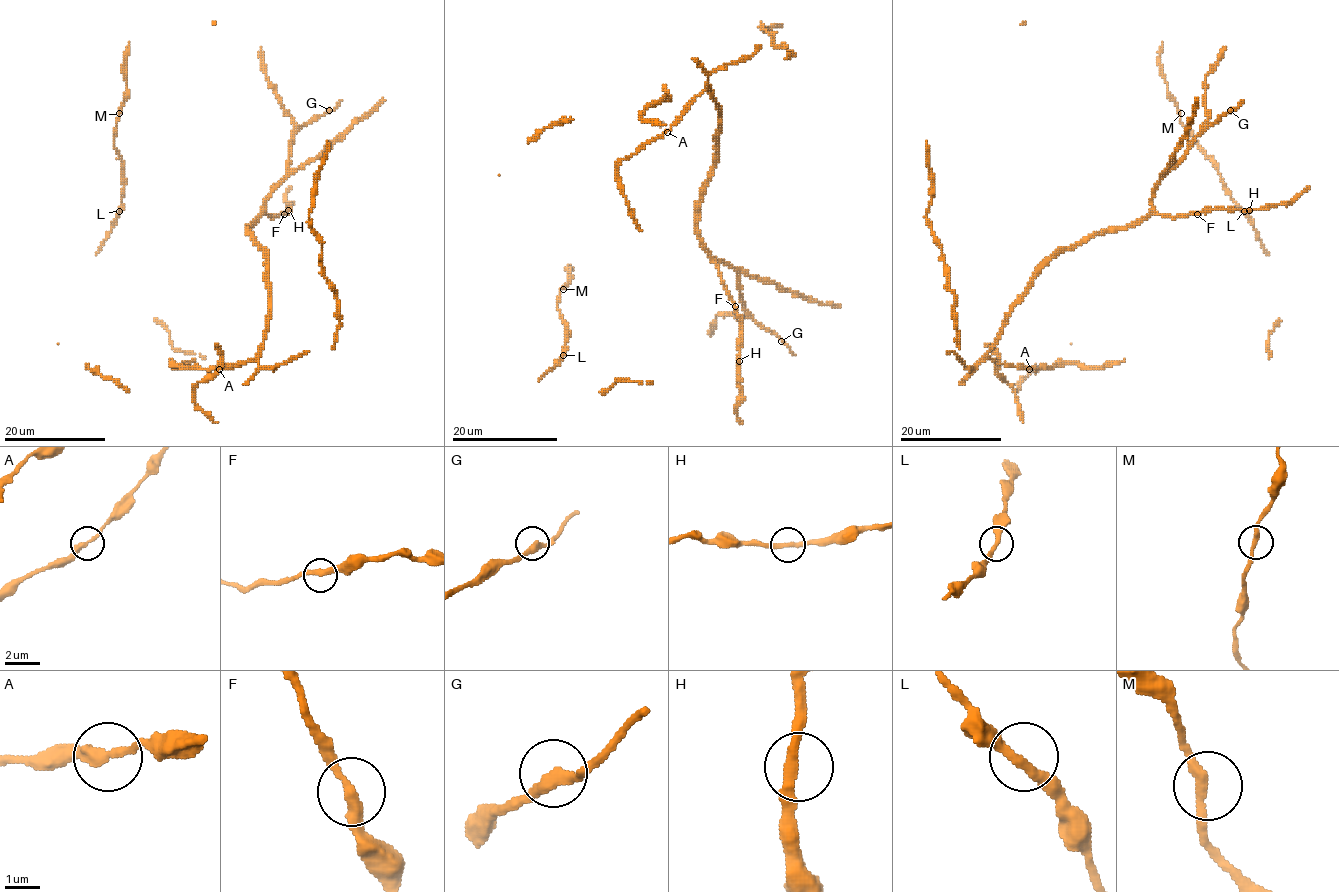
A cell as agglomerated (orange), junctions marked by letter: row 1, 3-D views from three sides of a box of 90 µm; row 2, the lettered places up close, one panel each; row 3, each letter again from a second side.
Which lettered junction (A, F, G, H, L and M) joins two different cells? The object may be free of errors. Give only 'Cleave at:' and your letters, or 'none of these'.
Cleave at: none of these

